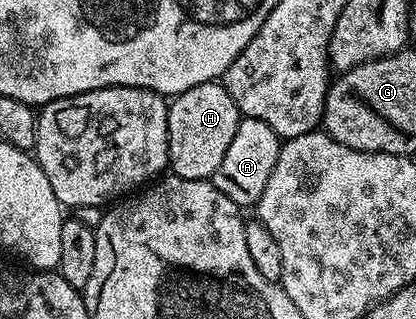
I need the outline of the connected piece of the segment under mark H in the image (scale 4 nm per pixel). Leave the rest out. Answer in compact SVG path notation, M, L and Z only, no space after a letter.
M219 80L198 83L198 87L190 87L190 91L182 91L171 98L168 106L168 169L182 179L207 181L212 178L234 139L234 131L238 131L241 116L240 108L234 99L230 99L230 91L226 91Z

